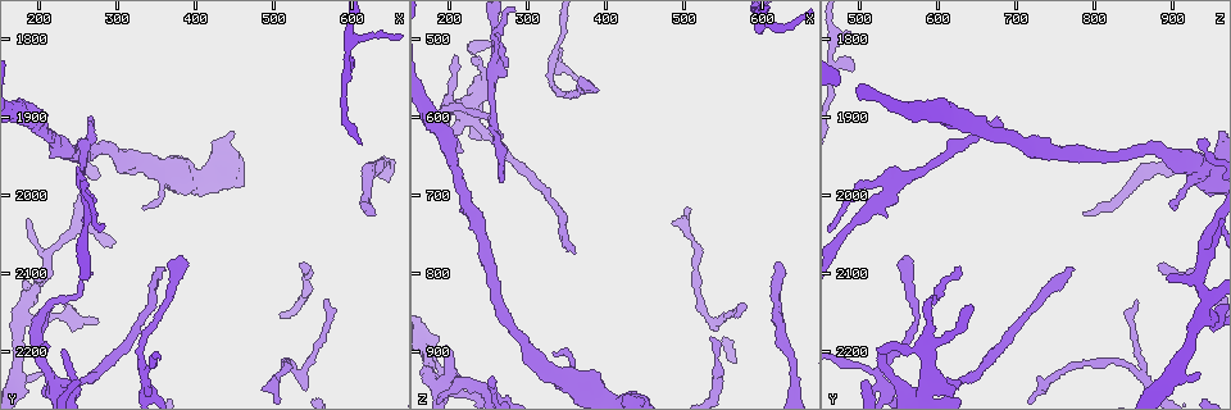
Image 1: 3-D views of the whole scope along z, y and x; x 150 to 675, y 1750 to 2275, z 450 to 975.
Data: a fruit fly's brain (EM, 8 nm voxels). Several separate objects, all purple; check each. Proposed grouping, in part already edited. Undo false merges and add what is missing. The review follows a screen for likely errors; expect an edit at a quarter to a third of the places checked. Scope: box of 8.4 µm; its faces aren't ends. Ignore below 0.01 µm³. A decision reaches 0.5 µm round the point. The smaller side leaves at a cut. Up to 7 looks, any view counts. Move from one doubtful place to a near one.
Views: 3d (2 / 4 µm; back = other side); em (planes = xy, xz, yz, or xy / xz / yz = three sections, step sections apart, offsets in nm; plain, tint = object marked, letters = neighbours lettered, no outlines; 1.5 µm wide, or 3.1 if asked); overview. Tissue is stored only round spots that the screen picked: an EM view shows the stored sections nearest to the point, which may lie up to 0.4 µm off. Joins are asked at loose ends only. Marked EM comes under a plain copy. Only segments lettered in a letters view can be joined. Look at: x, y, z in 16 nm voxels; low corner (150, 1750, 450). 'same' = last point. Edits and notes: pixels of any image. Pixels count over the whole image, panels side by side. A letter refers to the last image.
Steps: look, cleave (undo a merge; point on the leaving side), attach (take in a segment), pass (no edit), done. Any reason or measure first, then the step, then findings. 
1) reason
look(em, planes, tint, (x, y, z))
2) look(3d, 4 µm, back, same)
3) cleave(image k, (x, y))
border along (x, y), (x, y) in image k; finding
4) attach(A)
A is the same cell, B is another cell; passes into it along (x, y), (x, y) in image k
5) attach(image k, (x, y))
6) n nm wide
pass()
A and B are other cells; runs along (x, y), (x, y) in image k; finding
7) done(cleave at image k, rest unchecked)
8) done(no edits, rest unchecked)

thin end
look(3d, 2 µm, (265, 1910, 685))

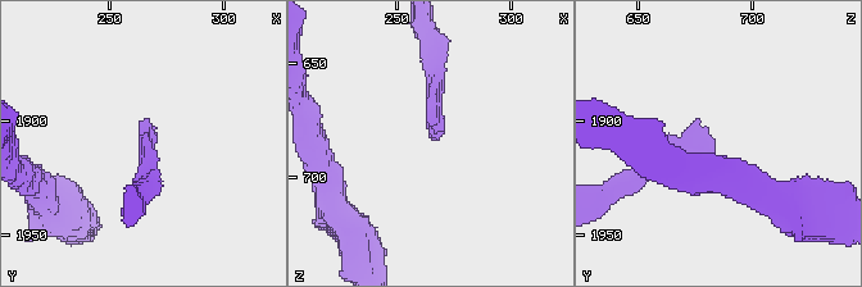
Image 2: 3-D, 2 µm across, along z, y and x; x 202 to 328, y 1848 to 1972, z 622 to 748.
now the EM
look(em, planes, letters, (269, 1911, 683))

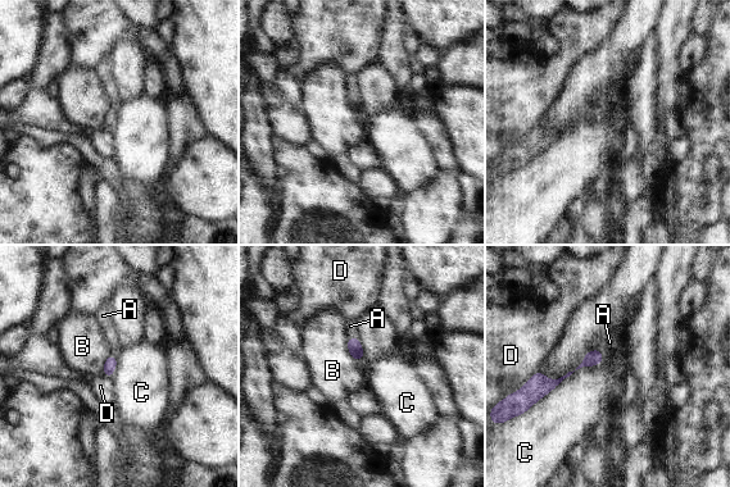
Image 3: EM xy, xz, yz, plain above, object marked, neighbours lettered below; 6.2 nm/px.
attach(A)
A is the same cell, B, C and D are other cells; passes into it along (592, 358), (598, 351), (610, 342) in image 3; the neuron continues

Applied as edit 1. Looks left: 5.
look(overview)

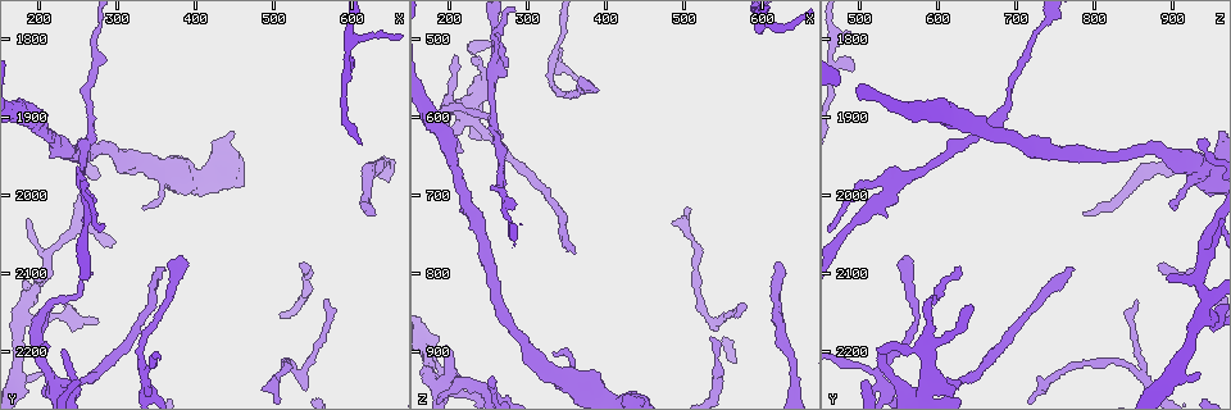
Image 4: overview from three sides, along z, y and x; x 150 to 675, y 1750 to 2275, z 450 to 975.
look(em, planes, letters, (385, 2090, 560))

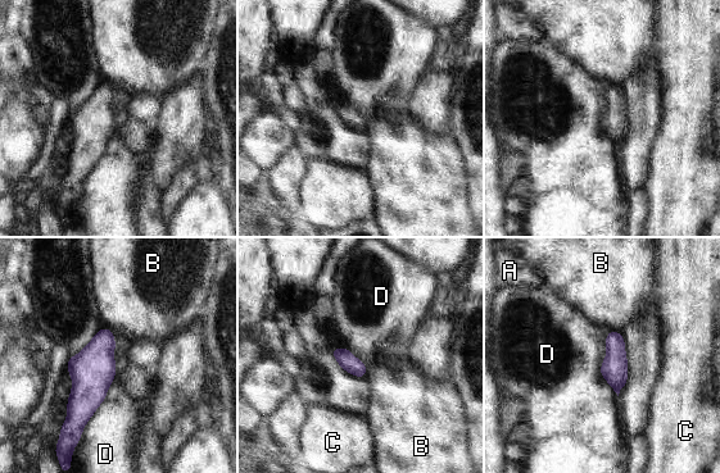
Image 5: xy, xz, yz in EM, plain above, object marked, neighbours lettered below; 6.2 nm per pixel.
110 nm wide
pass()
A, B, C and D are other cells; border along (113, 332), (114, 380), (77, 441) in image 5; no lettered segment goes on from it

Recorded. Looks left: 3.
done(attach at image 3, rest unchecked)

